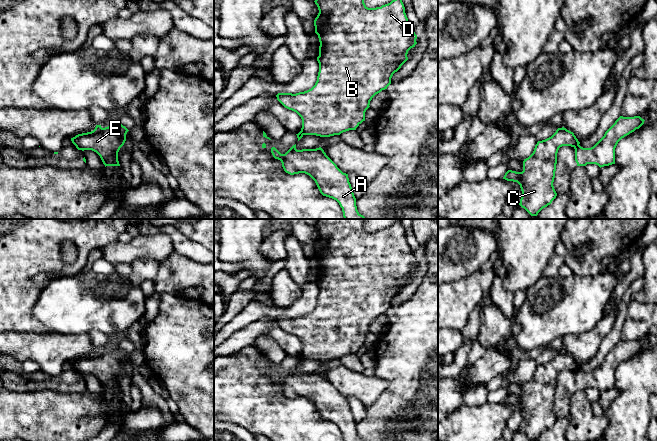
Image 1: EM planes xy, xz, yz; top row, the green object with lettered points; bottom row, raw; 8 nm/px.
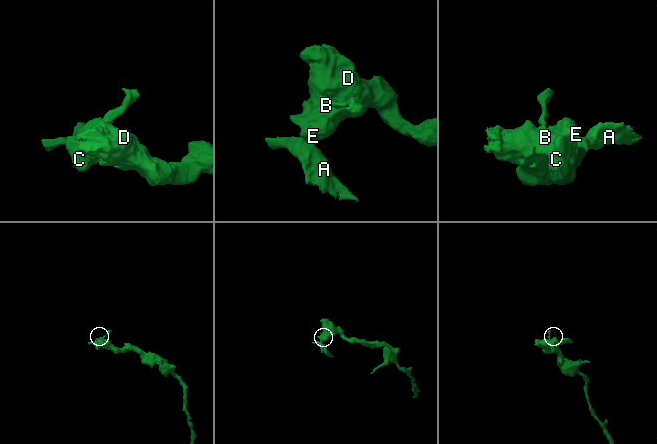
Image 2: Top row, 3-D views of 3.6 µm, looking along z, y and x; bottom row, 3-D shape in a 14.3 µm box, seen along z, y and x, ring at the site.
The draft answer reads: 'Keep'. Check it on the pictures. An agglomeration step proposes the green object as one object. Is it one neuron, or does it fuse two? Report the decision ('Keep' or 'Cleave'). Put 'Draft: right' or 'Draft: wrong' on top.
Draft: wrong
Cleave

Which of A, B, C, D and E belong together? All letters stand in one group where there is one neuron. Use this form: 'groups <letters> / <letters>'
groups A / B C D E

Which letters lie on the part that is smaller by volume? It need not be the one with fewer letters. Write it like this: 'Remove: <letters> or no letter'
Remove: A

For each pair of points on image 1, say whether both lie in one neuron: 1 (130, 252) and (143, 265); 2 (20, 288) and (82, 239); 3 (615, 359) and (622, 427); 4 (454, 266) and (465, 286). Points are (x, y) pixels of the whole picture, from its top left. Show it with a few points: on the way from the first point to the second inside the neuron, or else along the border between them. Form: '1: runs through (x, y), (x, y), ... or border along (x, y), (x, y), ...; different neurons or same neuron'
1: border along (159, 261), (139, 258), (130, 264); different neurons
2: runs through (26, 269), (59, 236), (63, 236); same neuron
3: border along (634, 355), (618, 366), (614, 386); different neurons
4: border along (479, 268), (461, 278), (448, 282); different neurons

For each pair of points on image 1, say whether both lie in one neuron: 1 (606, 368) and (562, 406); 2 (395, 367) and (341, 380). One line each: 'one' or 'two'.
1: one
2: two

